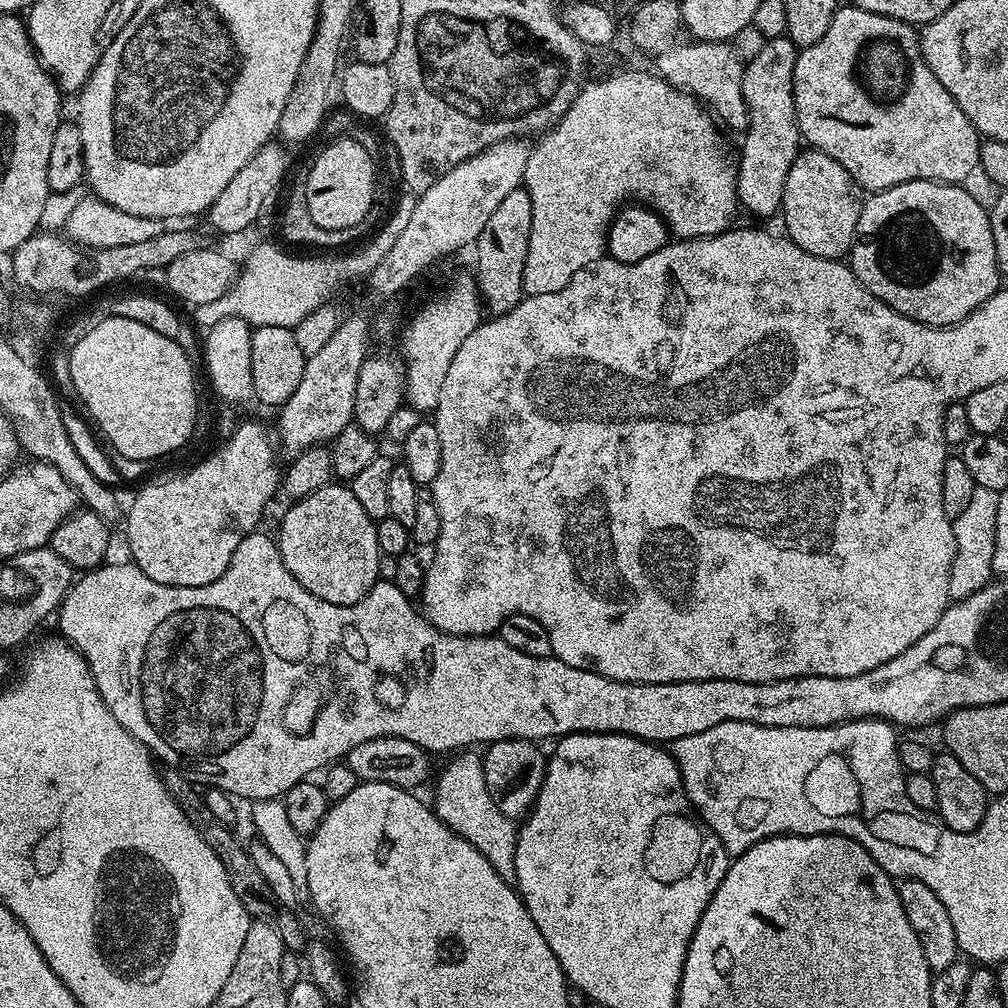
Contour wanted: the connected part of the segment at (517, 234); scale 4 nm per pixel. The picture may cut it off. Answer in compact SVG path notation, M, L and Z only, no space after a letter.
M521 186L510 190L498 210L490 214L482 234L478 234L474 245L476 251L476 272L474 279L480 289L480 299L485 309L489 308L492 316L505 316L514 306L524 299L524 267L530 246L530 226L534 226L534 210L530 202L527 187Z

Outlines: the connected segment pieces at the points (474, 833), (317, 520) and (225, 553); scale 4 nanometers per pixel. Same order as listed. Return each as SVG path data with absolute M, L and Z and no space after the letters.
M464 750L453 755L441 772L436 784L436 794L432 809L437 818L448 828L466 838L479 853L483 854L500 877L511 881L516 874L514 870L514 853L517 849L517 823L499 810L490 798L486 786L483 757L474 750Z
M330 482L322 486L322 490L314 490L306 498L289 503L284 517L280 520L280 536L278 543L282 562L286 562L286 570L298 578L298 582L310 594L322 598L331 604L353 604L369 592L376 581L381 579L380 560L382 553L378 546L376 521L369 518L366 510L354 498L351 487L340 482Z
M246 419L240 422L234 430L232 436L227 437L223 441L224 445L217 450L213 456L205 458L201 464L196 464L189 470L185 476L176 476L173 480L164 480L161 484L148 484L136 497L132 500L132 505L127 505L126 520L128 516L128 548L132 551L130 556L131 563L142 570L142 574L146 574L146 578L154 578L154 582L165 584L166 586L174 586L175 588L193 588L194 586L206 586L210 582L214 582L218 578L222 578L222 574L226 574L226 570L230 566L230 562L234 558L234 550L238 550L238 542L242 542L242 538L246 538L250 533L257 531L261 527L260 519L264 516L264 507L282 484L282 468L276 465L276 452L278 453L278 444L268 433L268 428L264 424L255 424L254 421Z

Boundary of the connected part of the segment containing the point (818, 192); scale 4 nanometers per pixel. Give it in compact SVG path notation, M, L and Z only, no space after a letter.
M815 150L801 151L790 166L790 174L786 174L783 231L788 239L806 250L806 254L840 260L851 253L864 202L860 185L846 174L846 170L842 170L842 166L838 166L838 162L834 162L834 158Z

